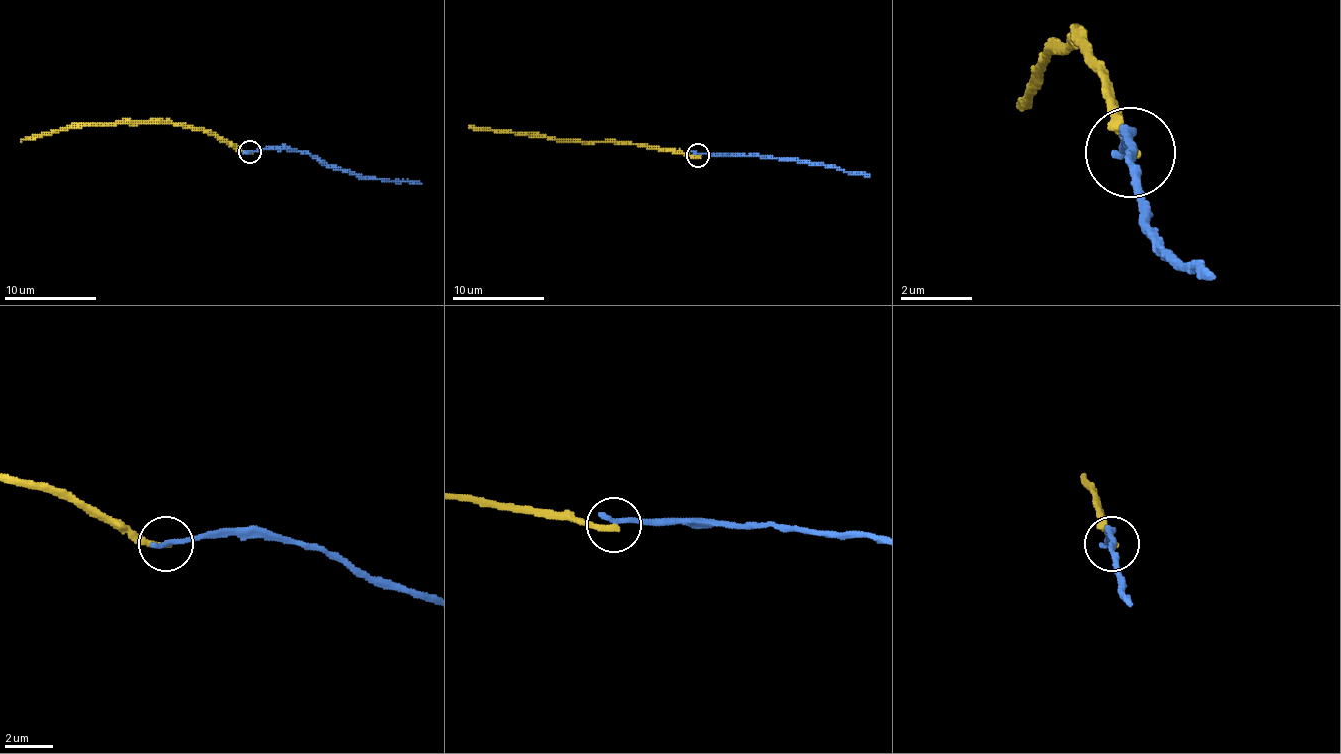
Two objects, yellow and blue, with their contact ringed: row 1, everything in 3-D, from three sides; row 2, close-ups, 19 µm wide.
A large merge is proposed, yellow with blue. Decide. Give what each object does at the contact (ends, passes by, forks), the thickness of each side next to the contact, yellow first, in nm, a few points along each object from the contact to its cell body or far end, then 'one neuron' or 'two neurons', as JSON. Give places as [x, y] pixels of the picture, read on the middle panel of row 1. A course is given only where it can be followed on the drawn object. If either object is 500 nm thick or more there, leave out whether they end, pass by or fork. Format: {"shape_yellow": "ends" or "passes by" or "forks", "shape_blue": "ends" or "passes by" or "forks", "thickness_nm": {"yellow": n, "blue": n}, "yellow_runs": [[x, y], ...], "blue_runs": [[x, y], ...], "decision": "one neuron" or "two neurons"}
{"shape_yellow": "ends", "shape_blue": "ends", "thickness_nm": {"yellow": 280, "blue": 280}, "yellow_runs": [[698, 156], [619, 142], [529, 137], [469, 128]], "blue_runs": [[698, 153], [744, 153], [869, 176]], "decision": "two neurons"}

